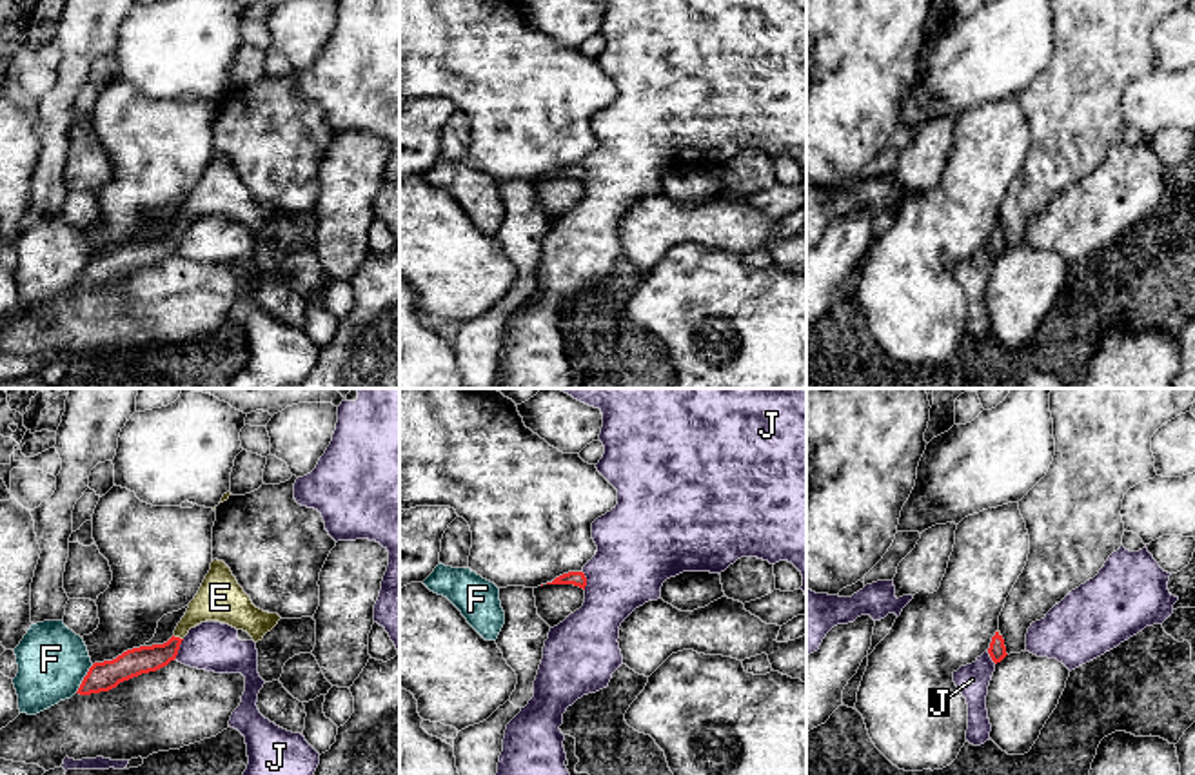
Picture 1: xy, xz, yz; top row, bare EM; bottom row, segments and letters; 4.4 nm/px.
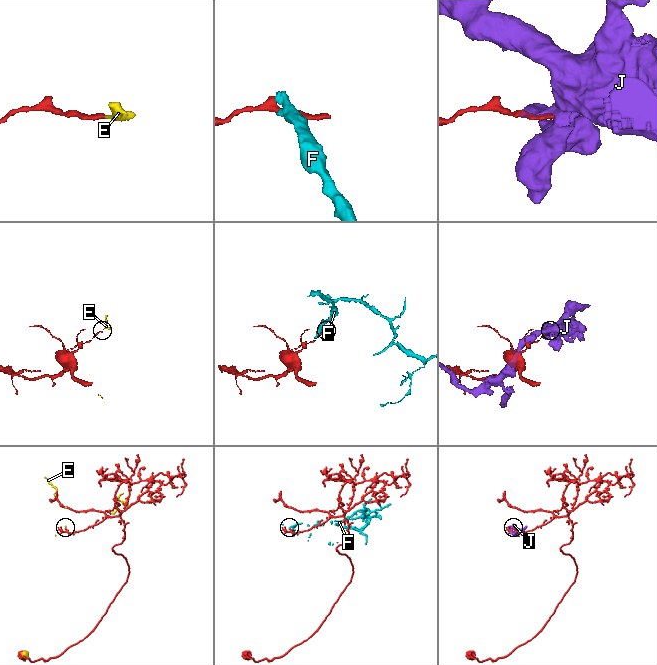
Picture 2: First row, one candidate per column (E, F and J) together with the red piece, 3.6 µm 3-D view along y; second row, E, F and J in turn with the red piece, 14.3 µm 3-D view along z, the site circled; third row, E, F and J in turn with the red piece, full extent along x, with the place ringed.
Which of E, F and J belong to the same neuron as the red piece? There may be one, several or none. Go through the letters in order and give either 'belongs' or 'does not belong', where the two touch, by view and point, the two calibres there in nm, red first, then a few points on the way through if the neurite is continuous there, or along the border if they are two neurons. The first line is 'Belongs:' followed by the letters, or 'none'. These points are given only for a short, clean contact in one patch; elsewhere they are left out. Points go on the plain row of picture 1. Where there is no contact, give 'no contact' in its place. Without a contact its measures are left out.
Belongs: E
E: belongs; meets red in xy at (178, 231); 120 nm thick on the red side, 190 nm on the other
F: does not belong; meets red in xy at (84, 273); 130 nm thick on the red side, 300 nm on the other
J: does not belong; meets red in xy at (178, 242); 120 nm thick on the red side, 220 nm on the other

